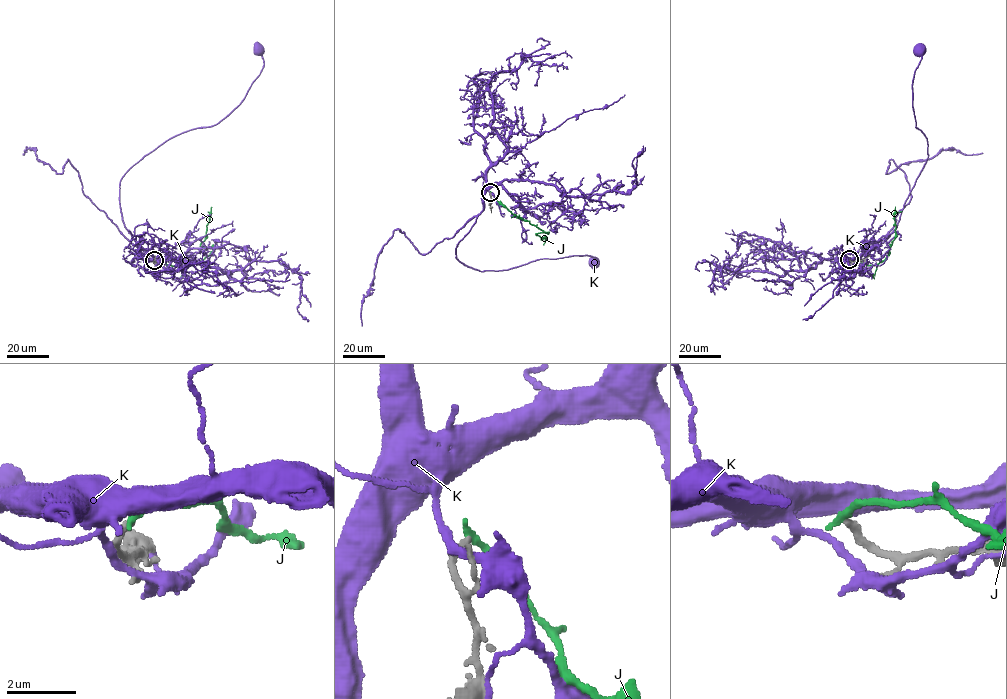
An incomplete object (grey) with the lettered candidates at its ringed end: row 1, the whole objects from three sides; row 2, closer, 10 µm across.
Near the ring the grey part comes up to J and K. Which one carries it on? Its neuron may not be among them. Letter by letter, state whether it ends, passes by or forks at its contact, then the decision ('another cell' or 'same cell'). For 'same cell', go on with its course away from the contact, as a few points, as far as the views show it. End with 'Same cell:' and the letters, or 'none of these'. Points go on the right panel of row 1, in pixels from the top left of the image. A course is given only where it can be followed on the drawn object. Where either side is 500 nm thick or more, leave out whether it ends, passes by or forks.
J: it ends | another cell
K: it forks | another cell
Same cell: none of these

